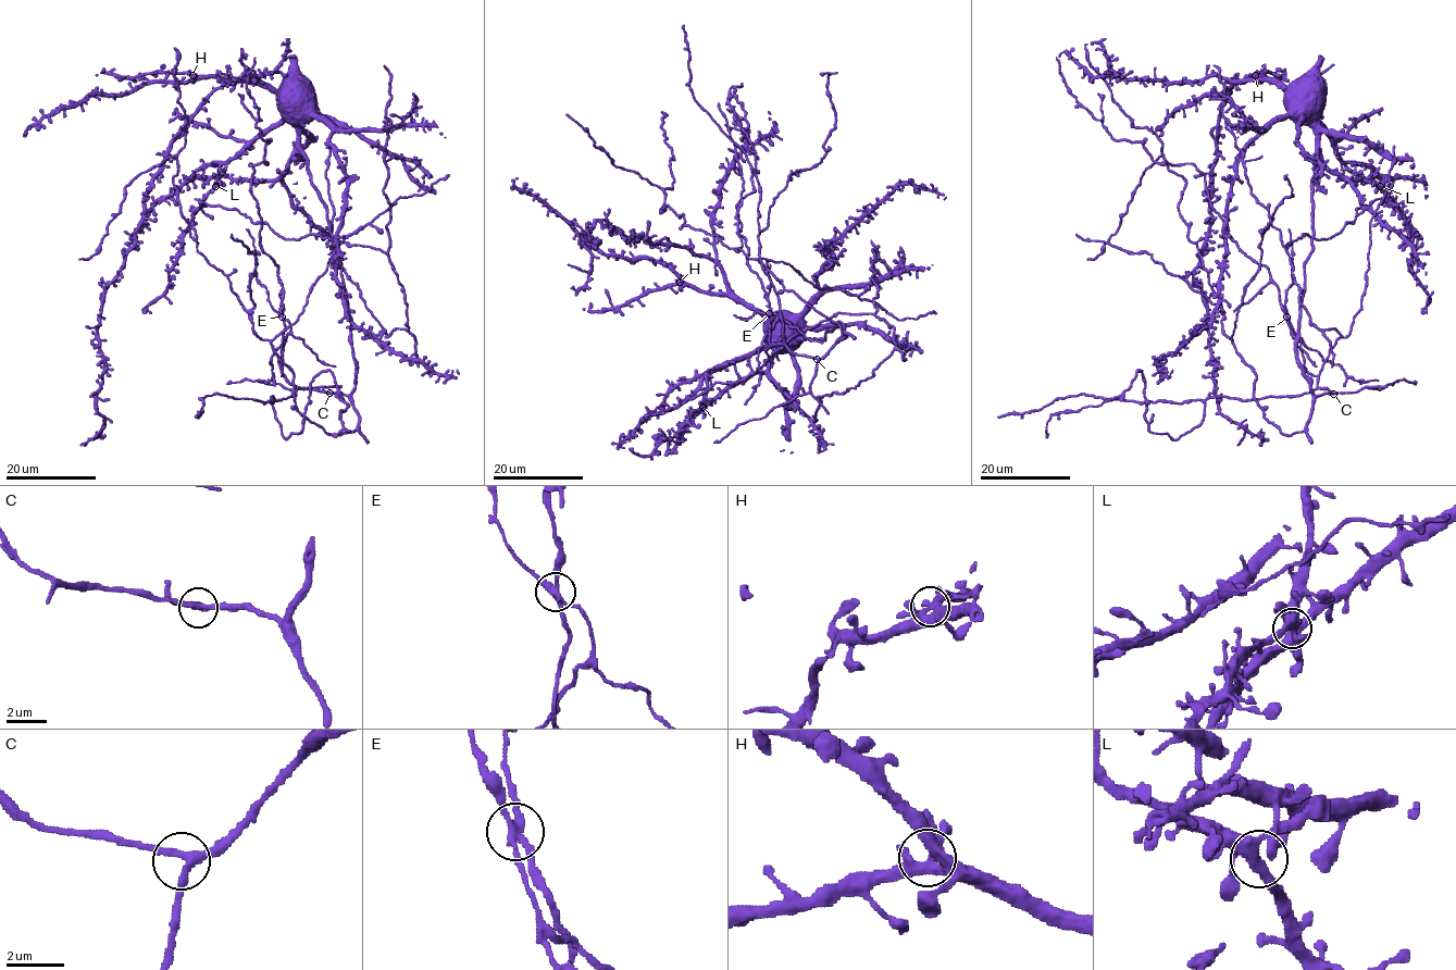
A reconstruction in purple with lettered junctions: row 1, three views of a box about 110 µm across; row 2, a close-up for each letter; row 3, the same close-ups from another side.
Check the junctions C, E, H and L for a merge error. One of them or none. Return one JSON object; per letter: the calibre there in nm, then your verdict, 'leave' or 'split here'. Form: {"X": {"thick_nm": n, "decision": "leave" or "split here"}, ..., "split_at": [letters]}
{"C": {"thick_nm": 260, "decision": "leave"}, "E": {"thick_nm": 280, "decision": "split here"}, "H": {"thick_nm": 360, "decision": "leave"}, "L": {"thick_nm": 360, "decision": "leave"}, "split_at": ["E"]}

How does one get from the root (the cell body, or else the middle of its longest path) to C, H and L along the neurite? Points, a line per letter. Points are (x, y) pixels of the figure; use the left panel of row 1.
C: (293, 109), (302, 112), (299, 151), (326, 210), (351, 323), (355, 389), (349, 395), (330, 393)
H: (293, 109), (287, 110), (275, 94), (253, 82), (193, 75)
L: (293, 109), (278, 124), (261, 132), (219, 168), (215, 186)

